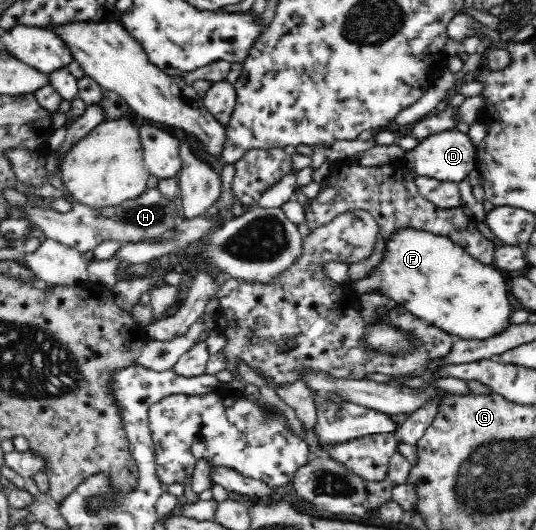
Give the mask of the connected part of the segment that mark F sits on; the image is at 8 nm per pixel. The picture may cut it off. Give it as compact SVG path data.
M399 228L385 241L381 260L366 277L353 282L352 288L359 295L379 292L393 305L403 307L417 318L456 338L481 340L502 333L508 327L509 314L519 308L508 292L506 282L506 273L491 264L483 264L450 238L415 228Z

